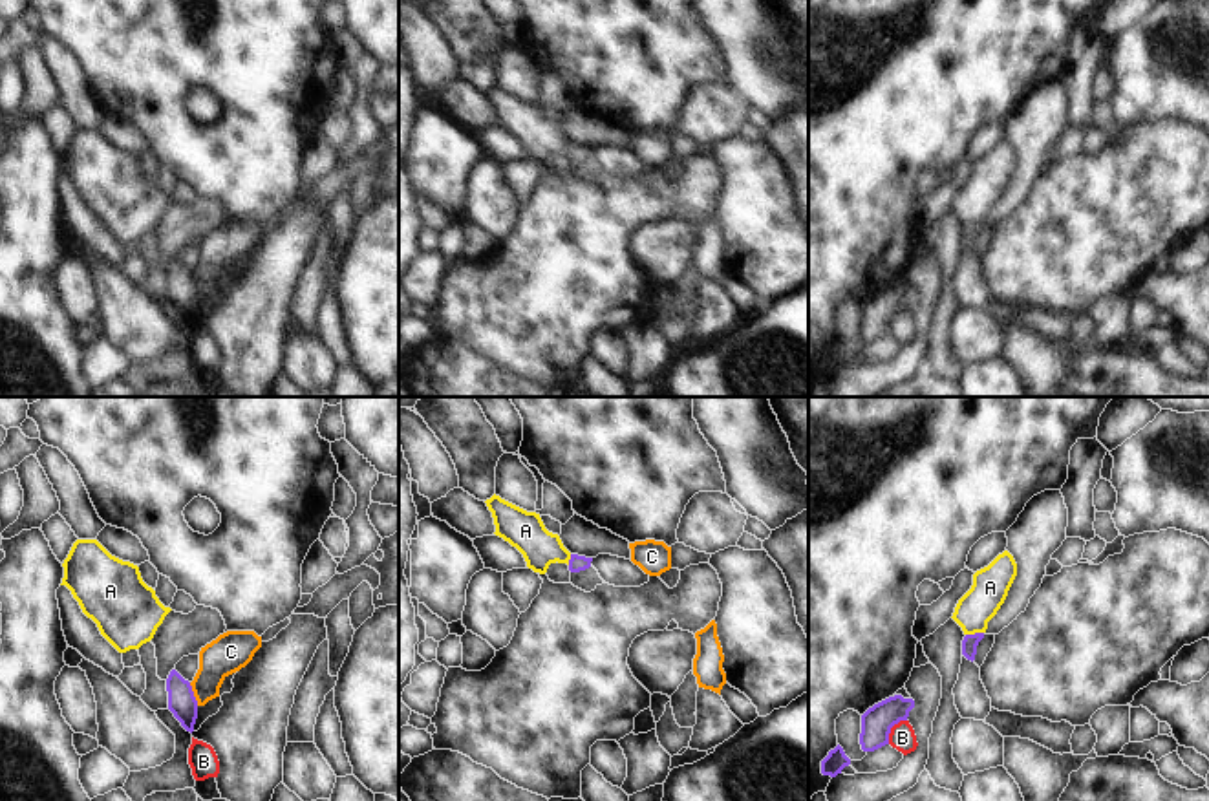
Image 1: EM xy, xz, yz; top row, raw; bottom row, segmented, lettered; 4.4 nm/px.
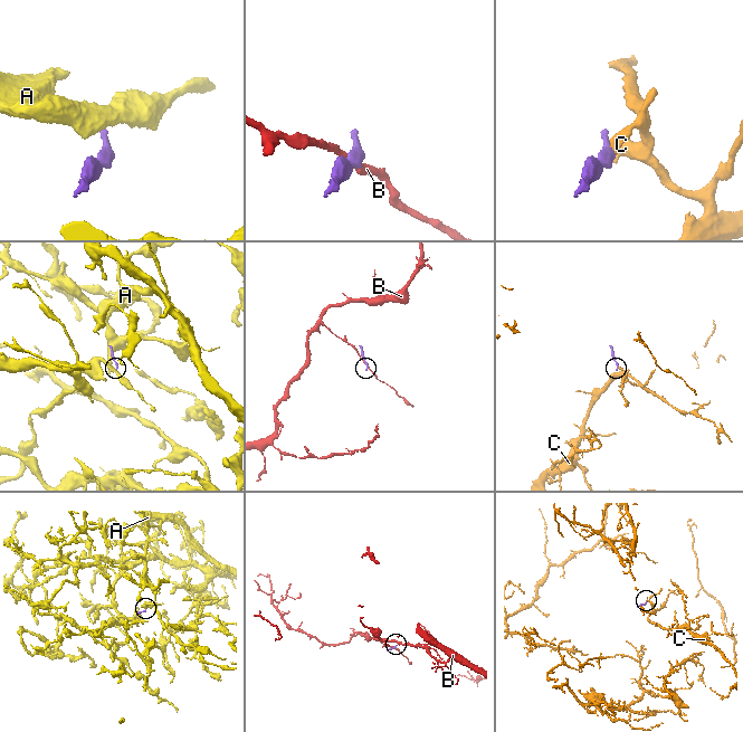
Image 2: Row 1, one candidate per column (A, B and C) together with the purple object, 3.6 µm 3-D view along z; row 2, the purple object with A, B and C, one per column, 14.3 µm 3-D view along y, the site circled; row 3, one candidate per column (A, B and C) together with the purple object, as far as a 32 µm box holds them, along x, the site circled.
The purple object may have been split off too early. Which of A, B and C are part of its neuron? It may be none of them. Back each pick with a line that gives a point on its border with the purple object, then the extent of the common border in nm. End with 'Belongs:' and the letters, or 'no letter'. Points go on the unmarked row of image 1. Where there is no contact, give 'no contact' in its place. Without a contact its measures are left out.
Belongs: no letter

